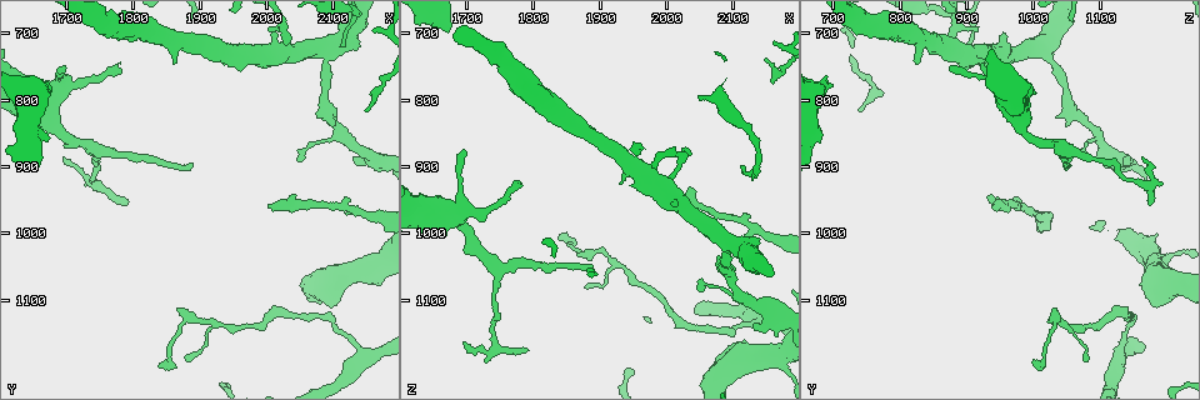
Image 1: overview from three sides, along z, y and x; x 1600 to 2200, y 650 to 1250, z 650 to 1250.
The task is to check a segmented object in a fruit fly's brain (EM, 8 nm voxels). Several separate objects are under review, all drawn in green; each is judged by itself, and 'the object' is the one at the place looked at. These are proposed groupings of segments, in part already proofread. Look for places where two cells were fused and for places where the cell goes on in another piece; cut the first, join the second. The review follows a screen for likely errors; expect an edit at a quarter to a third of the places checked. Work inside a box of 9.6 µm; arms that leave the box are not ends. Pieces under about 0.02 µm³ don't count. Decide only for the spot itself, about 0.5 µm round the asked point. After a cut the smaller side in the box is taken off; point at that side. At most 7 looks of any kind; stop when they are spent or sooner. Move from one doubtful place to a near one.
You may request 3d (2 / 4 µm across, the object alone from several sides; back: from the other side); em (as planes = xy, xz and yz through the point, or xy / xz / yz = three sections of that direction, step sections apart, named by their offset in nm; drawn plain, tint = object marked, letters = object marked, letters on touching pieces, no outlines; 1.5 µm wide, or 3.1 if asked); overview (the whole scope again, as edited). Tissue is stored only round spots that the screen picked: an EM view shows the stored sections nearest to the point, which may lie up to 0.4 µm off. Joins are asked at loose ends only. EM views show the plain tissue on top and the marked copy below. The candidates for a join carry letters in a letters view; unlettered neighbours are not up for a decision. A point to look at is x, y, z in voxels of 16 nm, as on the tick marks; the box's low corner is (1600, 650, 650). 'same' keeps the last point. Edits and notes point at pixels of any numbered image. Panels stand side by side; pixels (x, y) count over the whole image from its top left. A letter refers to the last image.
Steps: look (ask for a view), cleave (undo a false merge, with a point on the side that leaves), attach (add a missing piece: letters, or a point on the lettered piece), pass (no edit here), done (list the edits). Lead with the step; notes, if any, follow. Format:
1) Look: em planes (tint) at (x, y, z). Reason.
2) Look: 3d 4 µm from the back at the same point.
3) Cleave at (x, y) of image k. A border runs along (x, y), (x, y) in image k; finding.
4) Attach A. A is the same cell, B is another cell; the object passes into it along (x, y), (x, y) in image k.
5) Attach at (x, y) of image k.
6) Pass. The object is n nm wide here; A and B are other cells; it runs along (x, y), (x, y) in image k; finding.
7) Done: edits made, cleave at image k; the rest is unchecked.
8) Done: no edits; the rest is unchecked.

Look: em planes (letters) at (2005, 960, 935).

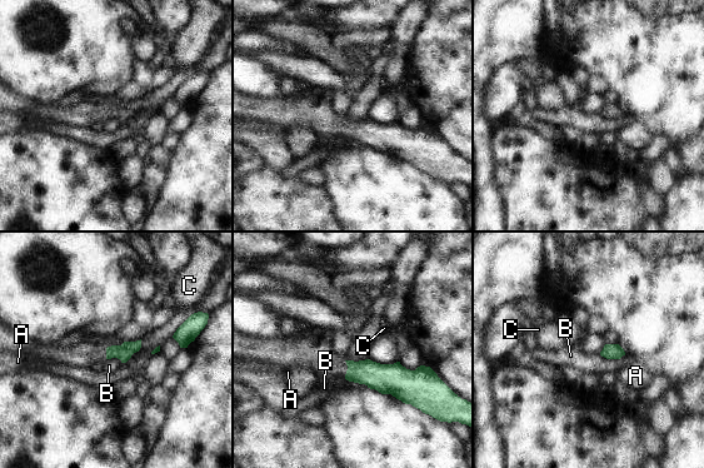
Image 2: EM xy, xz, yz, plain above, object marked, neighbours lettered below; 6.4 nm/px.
Pass. The longest contact is with B, 180 nm; A, B and C are other cells; a border runs along (599, 354), (625, 354) in image 2; none of them fits.

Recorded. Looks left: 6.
Look: em xz step 4 (letters) at (1780, 750, 925). Tapers out.

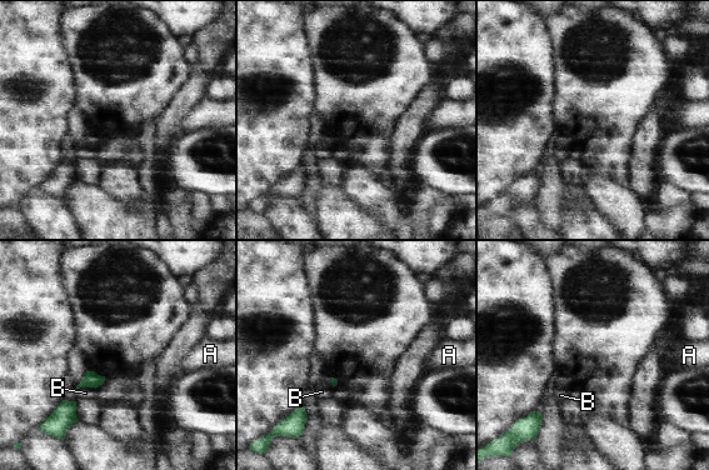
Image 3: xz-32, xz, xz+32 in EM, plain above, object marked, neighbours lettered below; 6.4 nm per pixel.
Look: em planes (letters) at the same point.

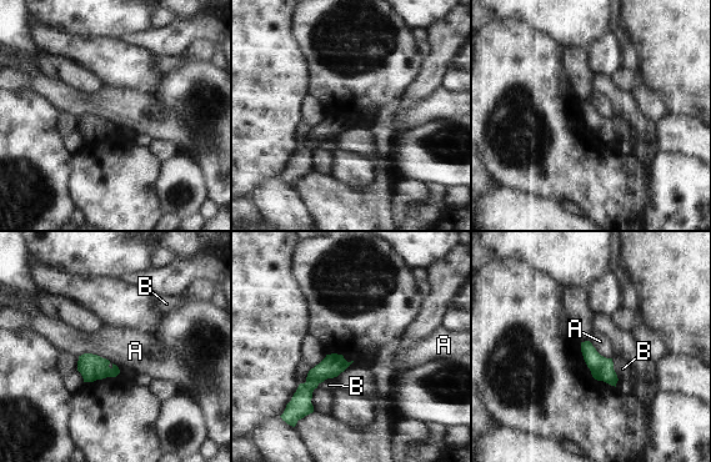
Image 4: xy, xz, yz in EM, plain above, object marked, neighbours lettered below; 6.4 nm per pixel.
Pass. A and B are other cells; a border runs along (79, 355), (96, 353), (110, 361) in image 4; none of them fits.

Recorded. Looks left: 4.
Look: 3d 4 µm at (1860, 745, 820). Stops while still wide.

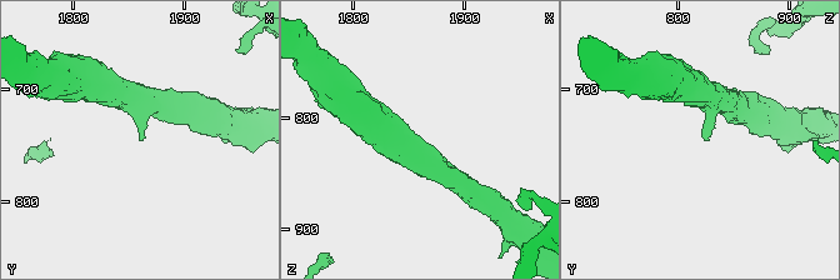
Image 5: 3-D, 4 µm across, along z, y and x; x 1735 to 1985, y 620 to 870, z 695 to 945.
Look: em xy step 8 (letters) at (1862, 746, 824).

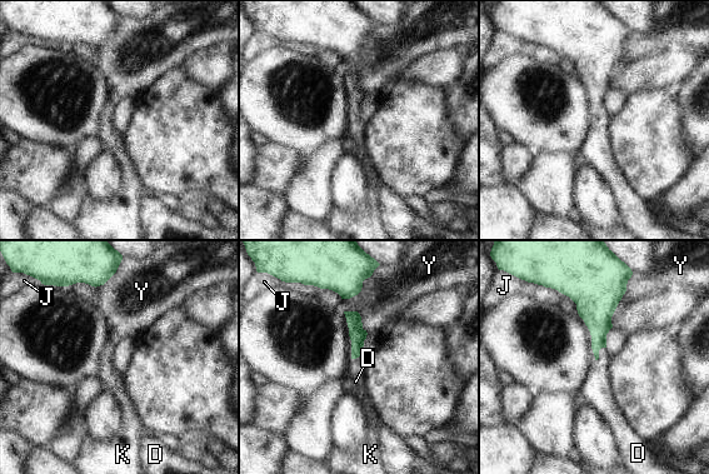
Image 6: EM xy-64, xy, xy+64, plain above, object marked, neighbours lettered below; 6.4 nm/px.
Look: em planes (letters) at the same point.

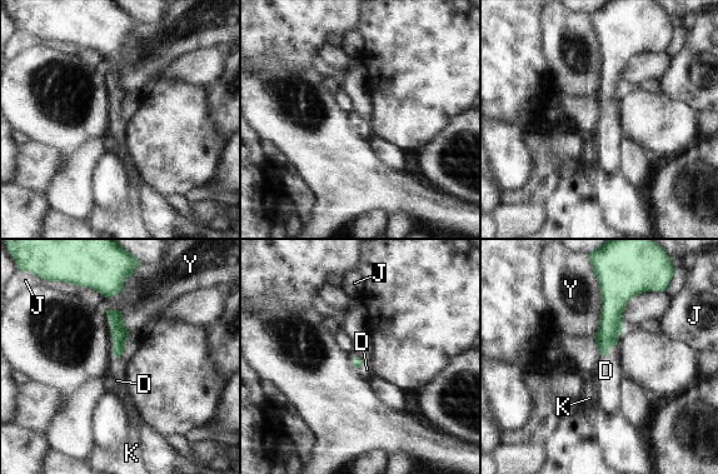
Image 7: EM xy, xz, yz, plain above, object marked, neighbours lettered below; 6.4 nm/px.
Attach D. D is the same cell, J, K and Y are other cells; the object passes into it along (611, 325), (607, 352), (606, 370) in image 7; the cell continues.

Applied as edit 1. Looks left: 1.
Done: edits made, attach at image 7; the rest is unchecked.

